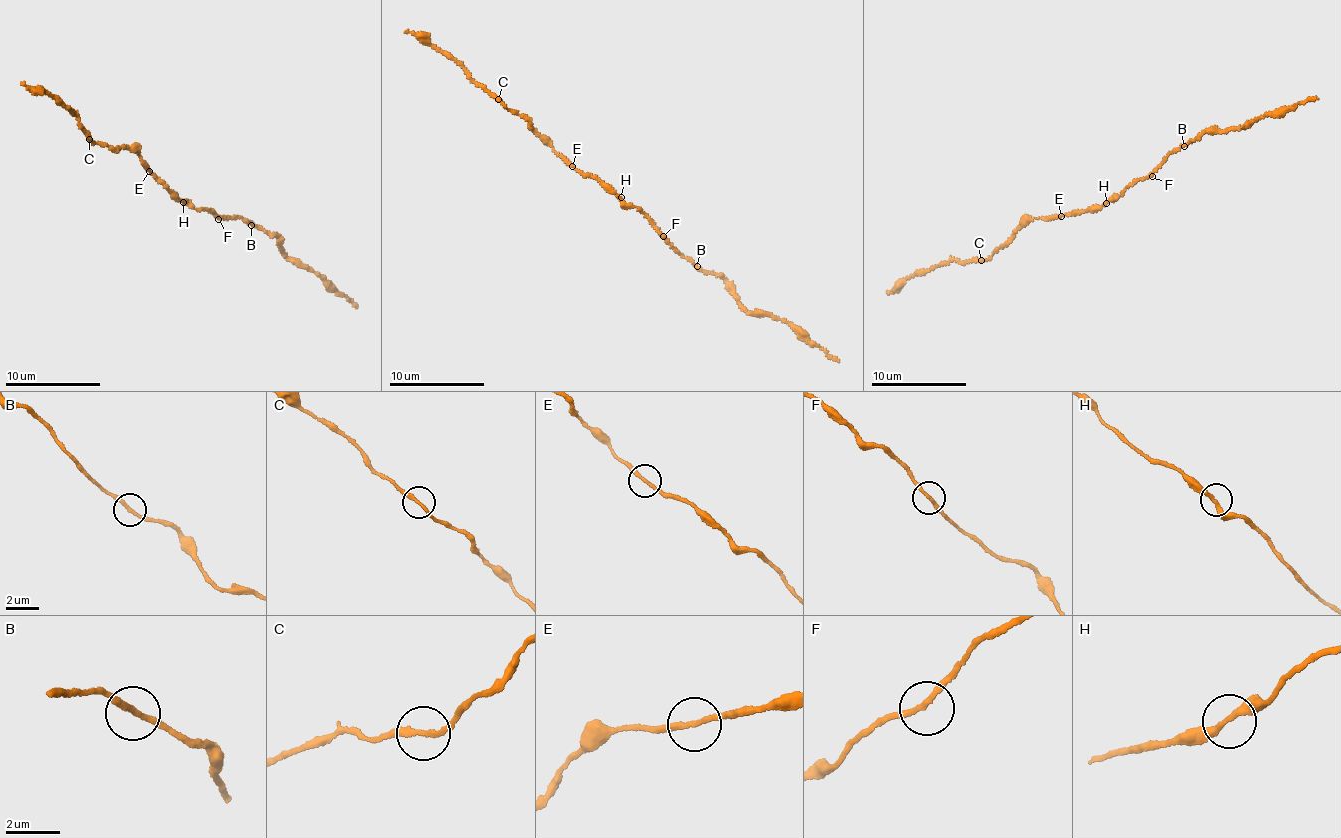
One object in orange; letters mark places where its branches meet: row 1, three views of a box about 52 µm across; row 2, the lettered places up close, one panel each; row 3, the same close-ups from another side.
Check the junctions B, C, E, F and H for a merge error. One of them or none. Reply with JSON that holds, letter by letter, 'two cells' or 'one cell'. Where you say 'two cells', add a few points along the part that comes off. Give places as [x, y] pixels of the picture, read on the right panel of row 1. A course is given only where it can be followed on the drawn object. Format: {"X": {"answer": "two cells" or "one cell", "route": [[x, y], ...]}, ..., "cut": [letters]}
{"B": {"answer": "one cell"}, "C": {"answer": "one cell"}, "E": {"answer": "one cell"}, "F": {"answer": "one cell"}, "H": {"answer": "one cell"}, "cut": []}

